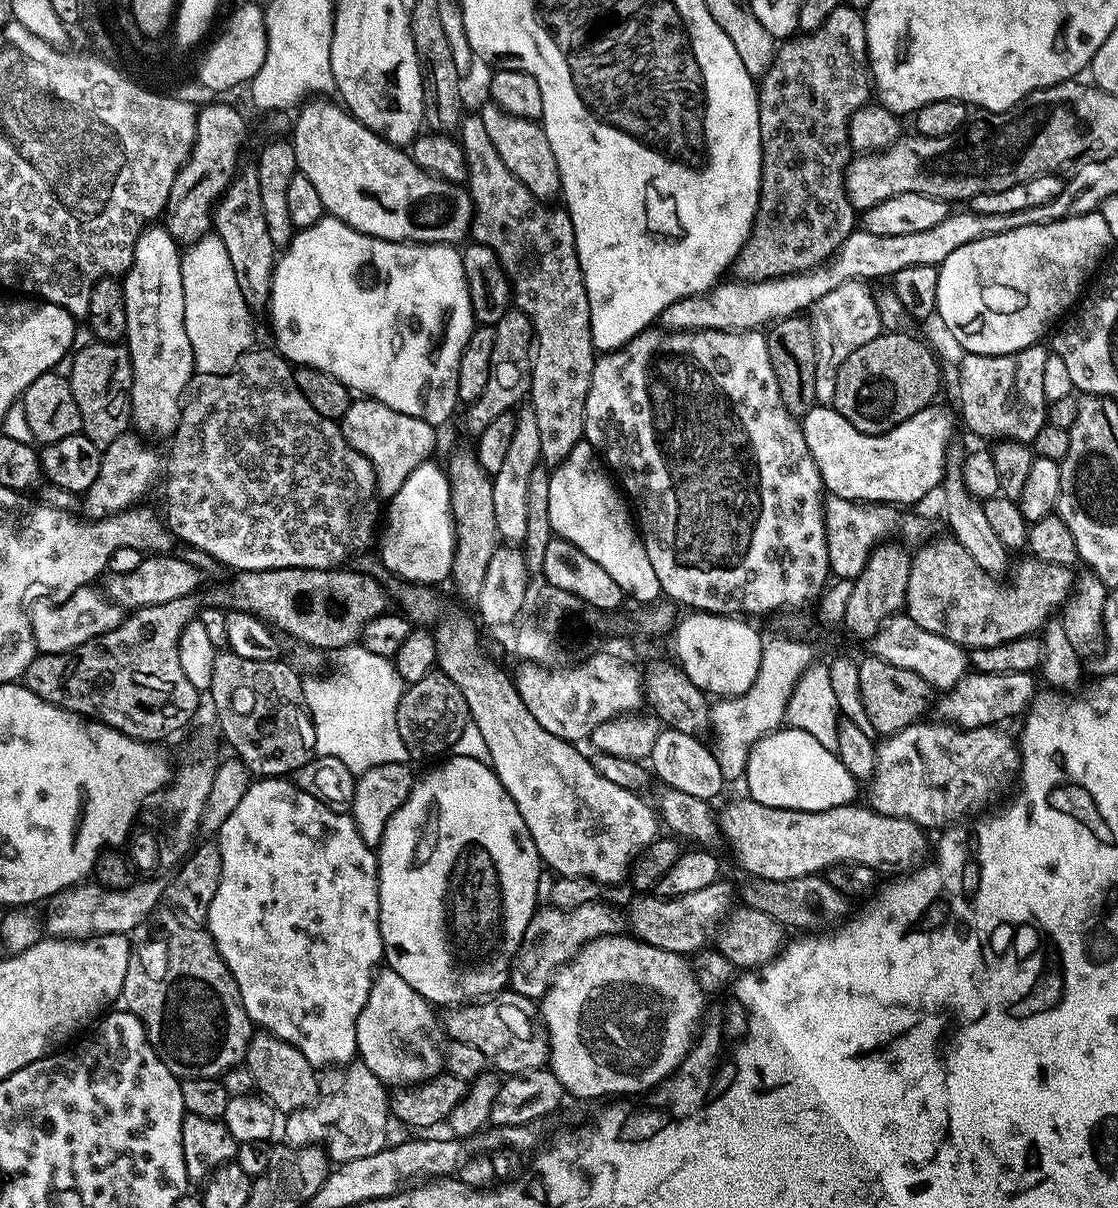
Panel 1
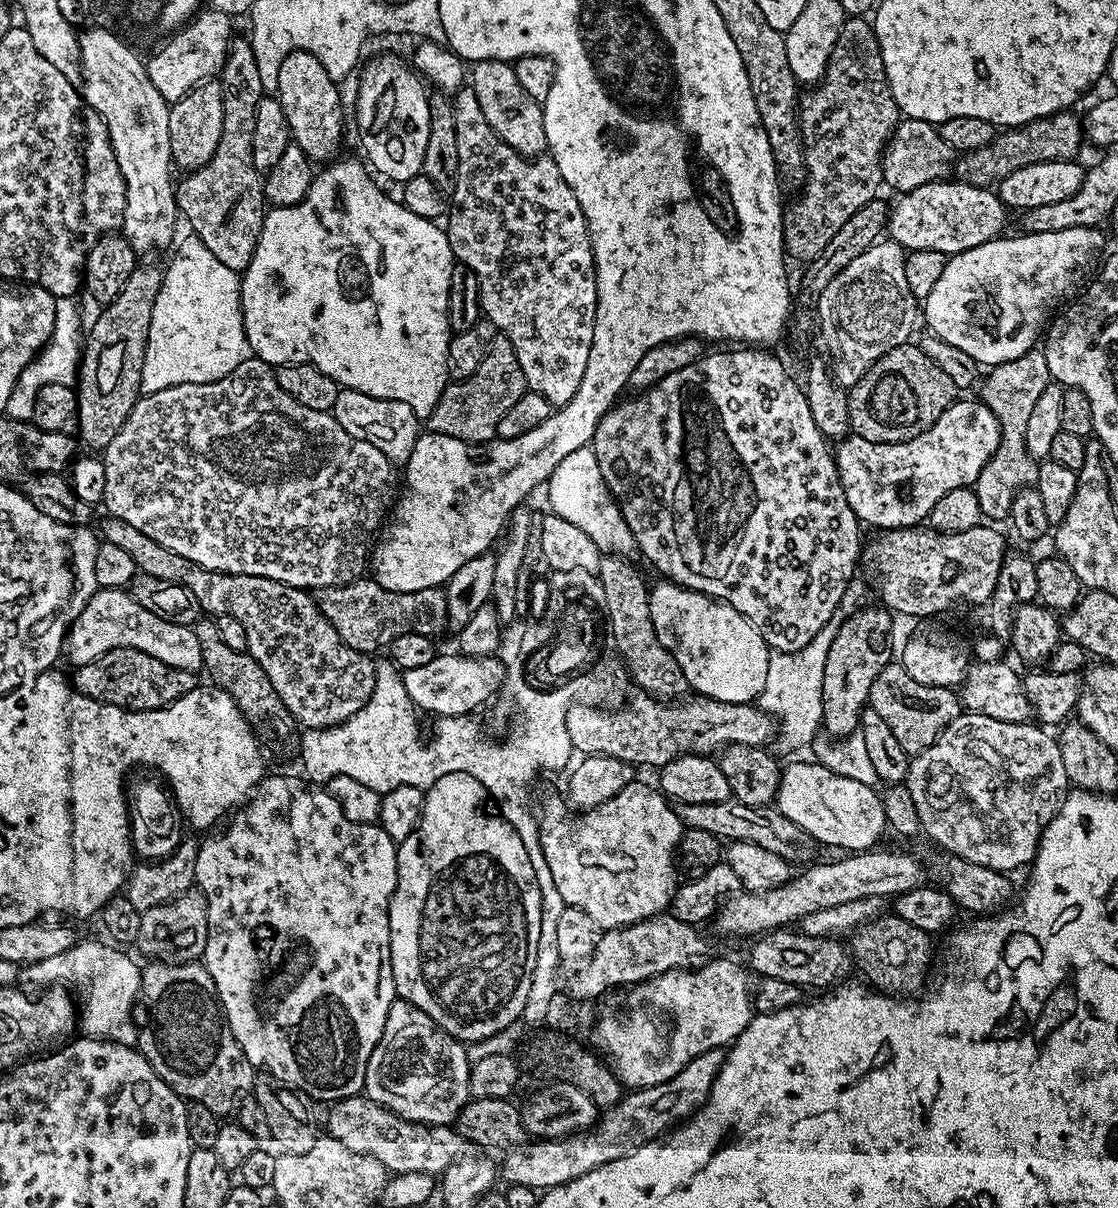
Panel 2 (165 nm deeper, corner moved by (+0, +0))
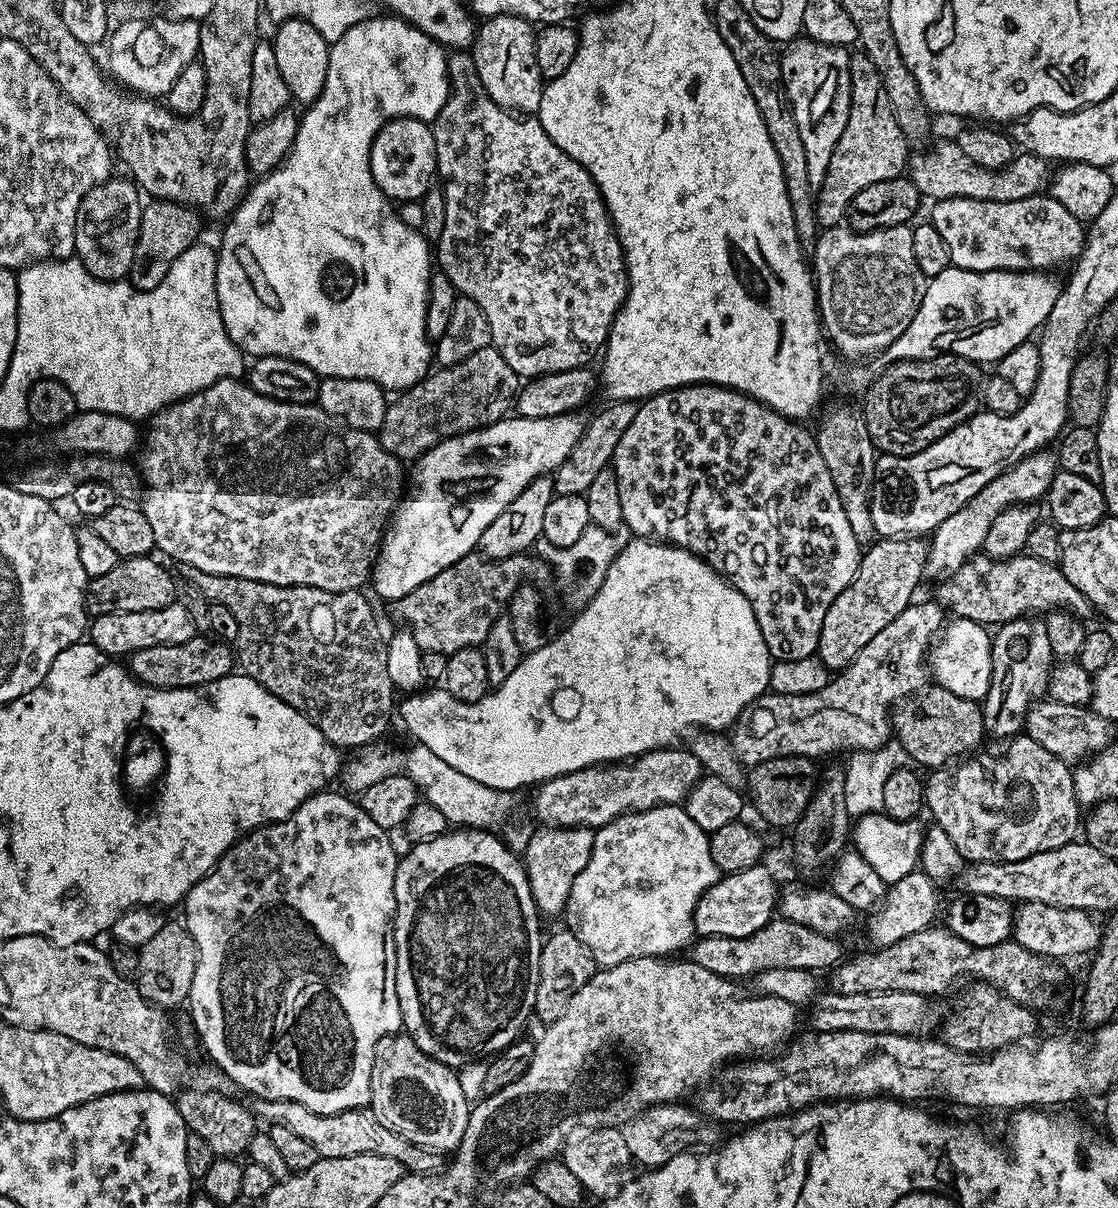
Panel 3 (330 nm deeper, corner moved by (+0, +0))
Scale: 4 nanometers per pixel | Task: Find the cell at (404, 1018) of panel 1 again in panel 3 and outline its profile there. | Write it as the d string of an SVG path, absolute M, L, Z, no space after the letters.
M393 1034L380 1041L376 1048L376 1061L372 1067L372 1113L386 1126L386 1130L394 1130L402 1138L427 1148L437 1154L455 1153L462 1142L462 1134L466 1134L466 1122L470 1115L470 1099L464 1093L464 1084L459 1080L457 1069L446 1066L434 1058L430 1058L413 1042L407 1034Z

